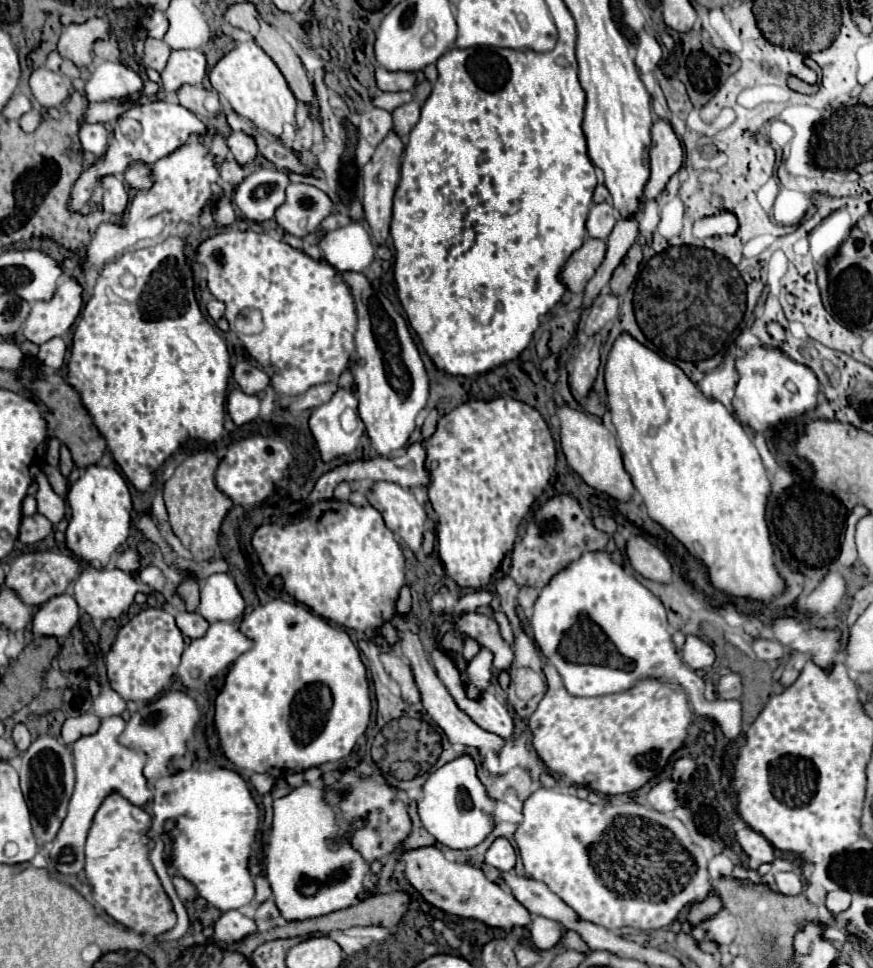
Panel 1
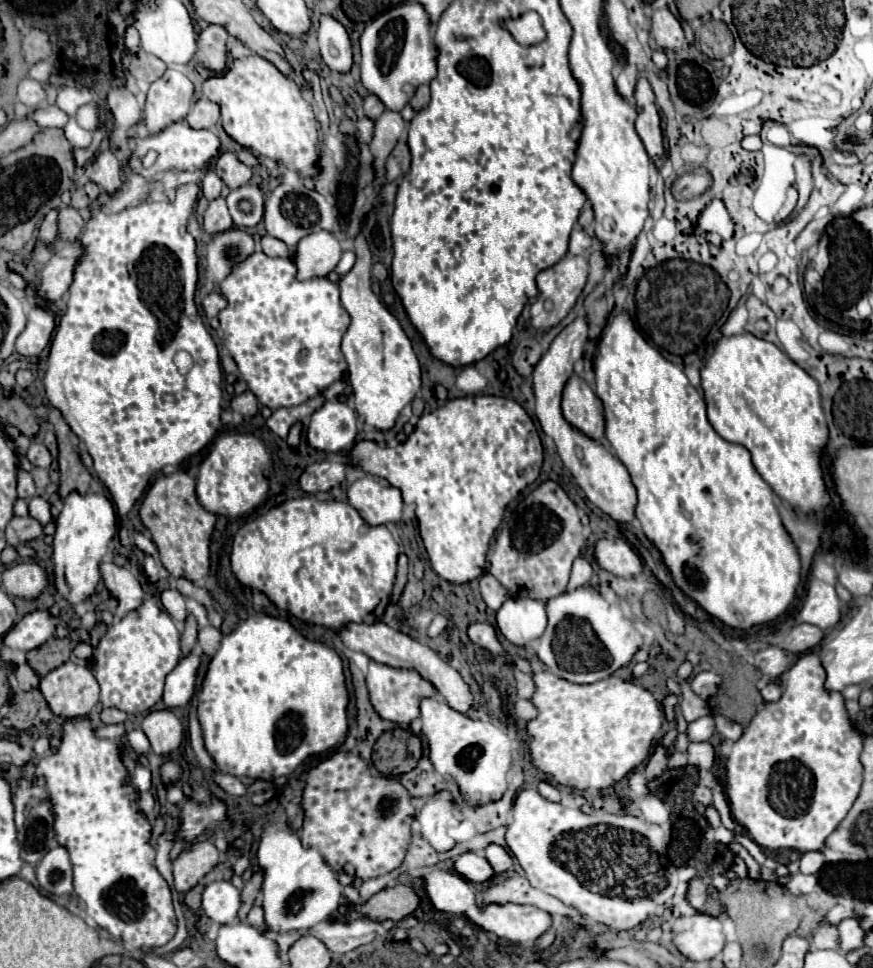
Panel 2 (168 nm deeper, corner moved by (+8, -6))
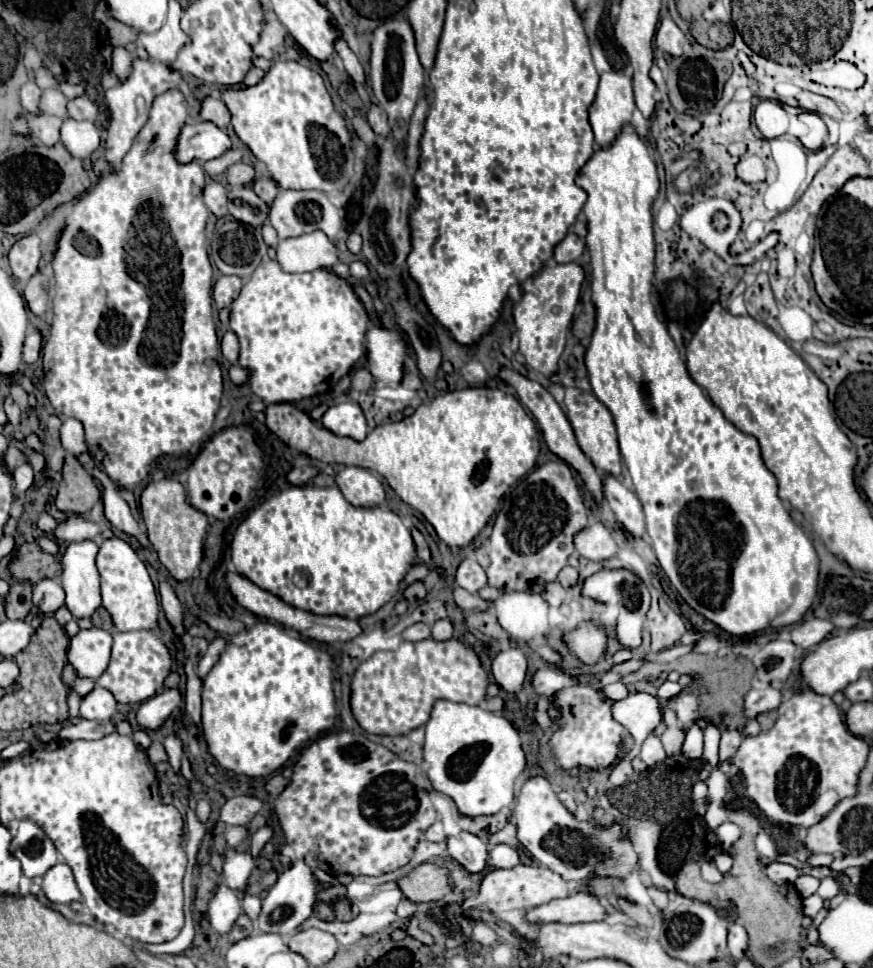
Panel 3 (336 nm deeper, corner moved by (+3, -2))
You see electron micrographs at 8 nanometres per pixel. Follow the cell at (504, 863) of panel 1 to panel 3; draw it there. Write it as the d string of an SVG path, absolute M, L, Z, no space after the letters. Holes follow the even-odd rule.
M496 845L490 851L490 867L494 869L508 869L508 867L516 867L520 863L520 855L517 849L512 849L510 845Z

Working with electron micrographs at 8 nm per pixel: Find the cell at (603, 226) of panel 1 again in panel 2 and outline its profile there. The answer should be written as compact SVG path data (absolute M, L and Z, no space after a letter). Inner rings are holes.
M575 227L569 237L569 253L571 255L585 255L589 245L591 245L591 237L583 229Z

